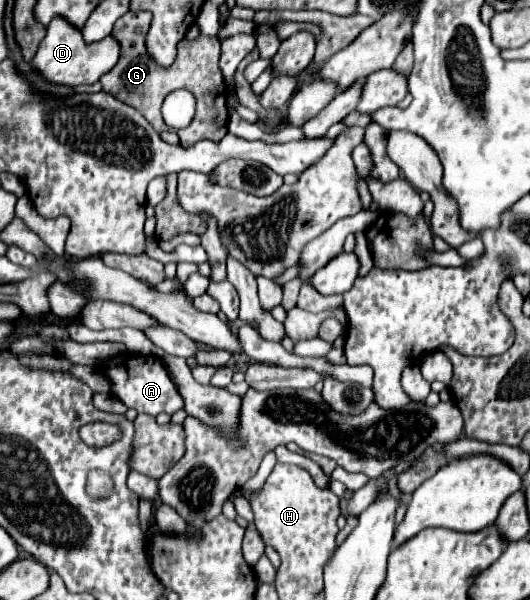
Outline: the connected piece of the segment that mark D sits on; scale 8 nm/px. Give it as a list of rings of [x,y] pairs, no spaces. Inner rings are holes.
[[[58,16],[48,24],[46,38],[42,40],[32,64],[36,70],[44,74],[46,80],[54,84],[66,84],[66,86],[80,86],[80,84],[94,84],[102,74],[106,74],[114,64],[118,62],[120,44],[114,36],[106,36],[100,42],[88,44],[80,32],[80,28],[74,28],[68,24],[66,18]]]

